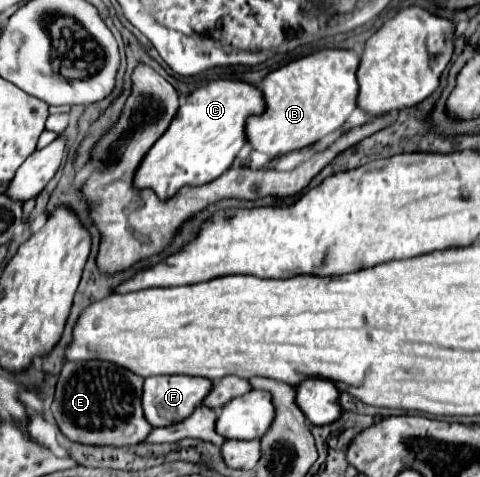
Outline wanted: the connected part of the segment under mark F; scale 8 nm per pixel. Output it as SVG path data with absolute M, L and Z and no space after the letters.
M169 375L169 377L147 377L143 387L143 411L147 421L153 427L167 427L187 419L195 407L207 397L213 381L203 377L187 377L187 375Z

